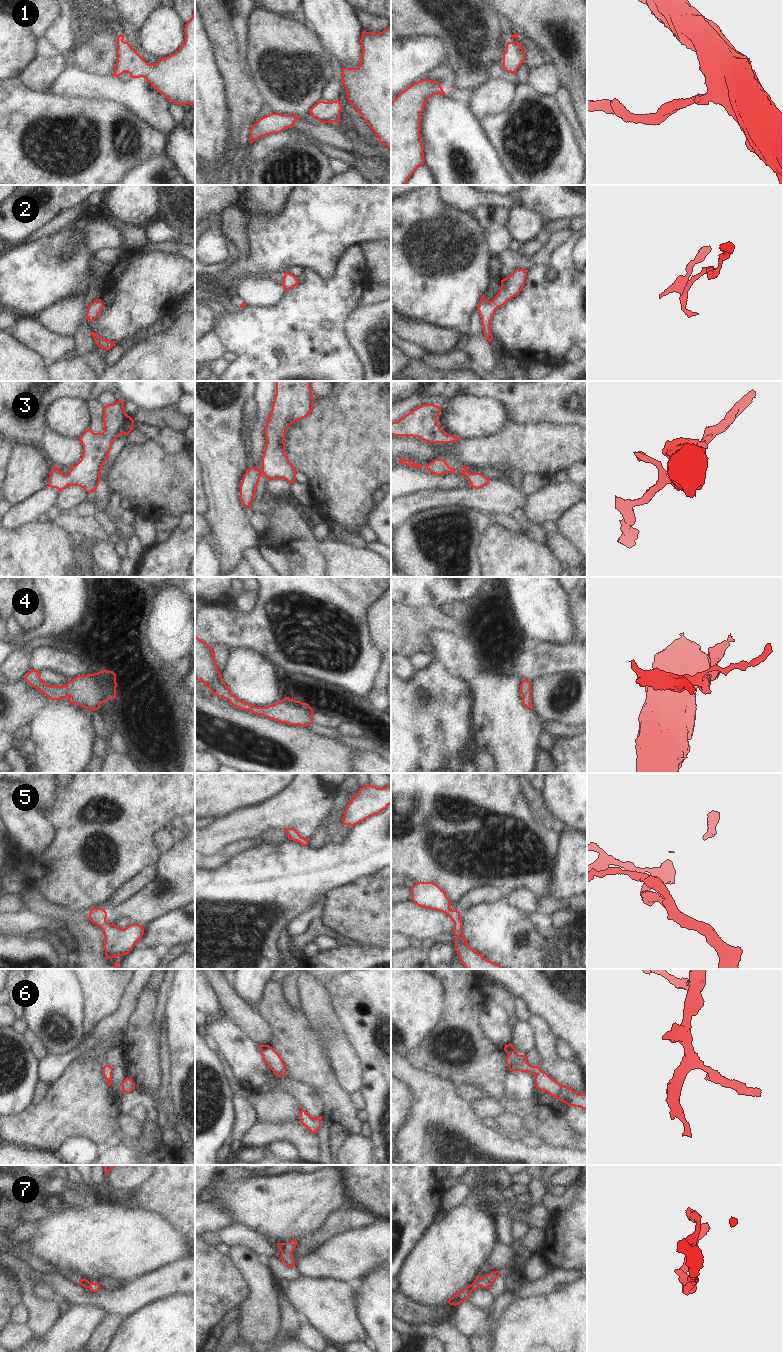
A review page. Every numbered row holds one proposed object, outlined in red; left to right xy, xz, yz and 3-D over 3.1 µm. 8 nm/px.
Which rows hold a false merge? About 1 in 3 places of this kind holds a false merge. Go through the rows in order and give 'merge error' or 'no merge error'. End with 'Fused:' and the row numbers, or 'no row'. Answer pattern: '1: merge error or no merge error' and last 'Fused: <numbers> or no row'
1: no merge error
2: no merge error
3: no merge error
4: no merge error
5: no merge error
6: no merge error
7: no merge error
Fused: no row

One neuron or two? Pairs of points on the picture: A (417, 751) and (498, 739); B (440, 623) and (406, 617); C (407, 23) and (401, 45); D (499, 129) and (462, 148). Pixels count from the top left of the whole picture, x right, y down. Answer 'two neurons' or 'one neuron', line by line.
A: two neurons
B: one neuron
C: two neurons
D: two neurons

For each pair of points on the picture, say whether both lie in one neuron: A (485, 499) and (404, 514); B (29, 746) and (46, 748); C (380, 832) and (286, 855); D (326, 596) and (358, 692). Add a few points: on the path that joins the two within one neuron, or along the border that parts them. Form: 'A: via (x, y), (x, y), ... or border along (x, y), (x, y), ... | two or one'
A: via (465, 499), (424, 500) | one
B: border along (32, 737), (36, 744), (36, 750), (32, 755) | two
C: via (357, 855), (354, 857), (309, 857) | one
D: via (352, 615), (361, 630), (362, 654), (358, 666) | one

